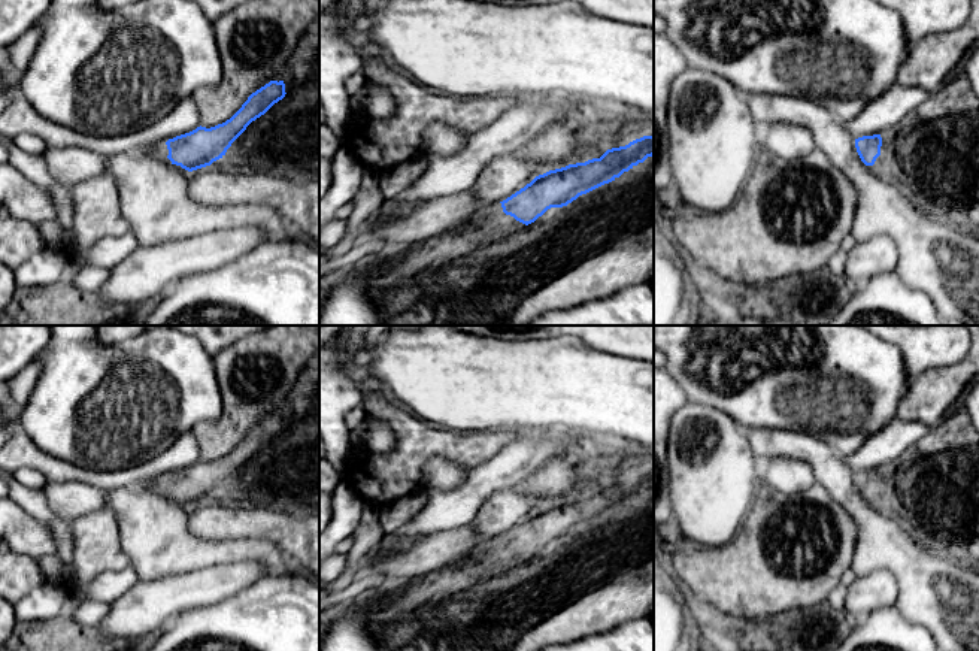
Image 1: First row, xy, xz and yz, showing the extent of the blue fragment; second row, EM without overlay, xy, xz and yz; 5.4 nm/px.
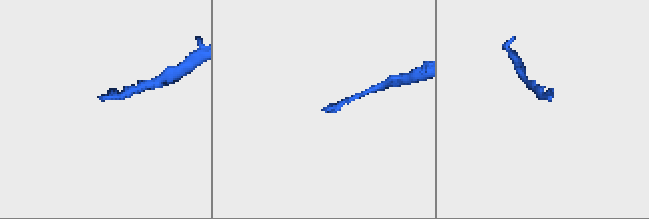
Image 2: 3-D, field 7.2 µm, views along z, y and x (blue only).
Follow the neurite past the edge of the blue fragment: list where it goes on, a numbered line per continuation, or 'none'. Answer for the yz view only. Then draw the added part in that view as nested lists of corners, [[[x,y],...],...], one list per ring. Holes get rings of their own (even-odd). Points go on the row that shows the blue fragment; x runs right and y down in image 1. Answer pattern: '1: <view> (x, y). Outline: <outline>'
1: yz (890, 138). Outline: [[[897,128],[883,130],[879,134],[882,137],[881,155],[876,158],[873,166],[869,166],[870,169],[876,169],[876,170],[886,169],[891,164],[886,155],[892,152],[900,137]]]

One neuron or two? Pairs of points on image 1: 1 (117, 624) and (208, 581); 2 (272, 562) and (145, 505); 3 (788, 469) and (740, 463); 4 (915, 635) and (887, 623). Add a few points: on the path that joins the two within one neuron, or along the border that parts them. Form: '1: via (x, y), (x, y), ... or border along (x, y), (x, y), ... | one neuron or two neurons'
1: via (139, 611), (164, 597), (185, 592) | one neuron
2: via (241, 551), (191, 551), (176, 536) | one neuron
3: border along (758, 465), (763, 480) | two neurons
4: via (908, 635), (899, 635), (894, 630) | one neuron

